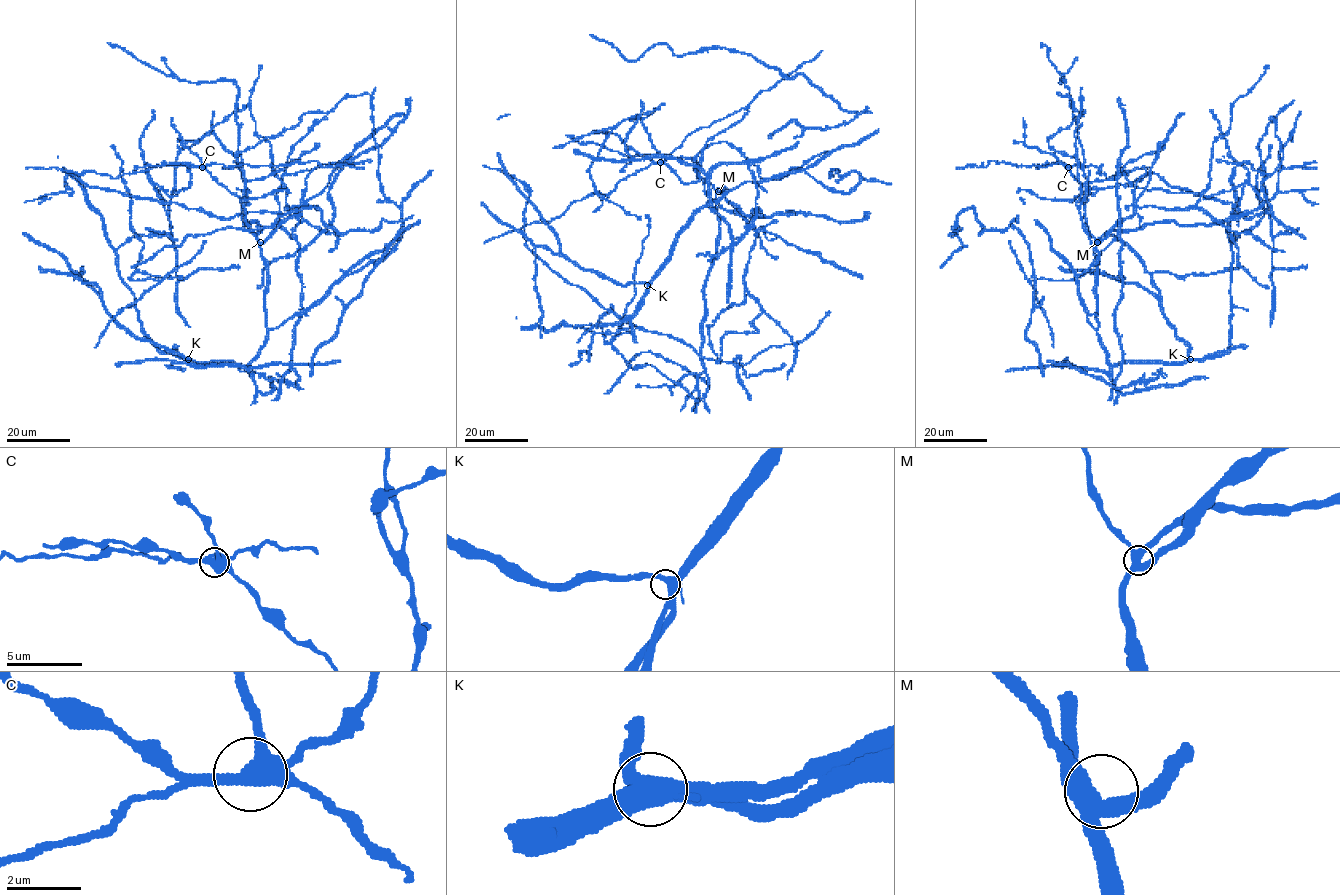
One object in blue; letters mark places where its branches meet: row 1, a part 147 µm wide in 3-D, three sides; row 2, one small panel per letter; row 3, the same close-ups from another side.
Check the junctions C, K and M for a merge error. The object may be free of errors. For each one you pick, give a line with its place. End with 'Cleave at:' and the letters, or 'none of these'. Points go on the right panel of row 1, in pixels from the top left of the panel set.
C: place (1068, 167)
Cleave at: C

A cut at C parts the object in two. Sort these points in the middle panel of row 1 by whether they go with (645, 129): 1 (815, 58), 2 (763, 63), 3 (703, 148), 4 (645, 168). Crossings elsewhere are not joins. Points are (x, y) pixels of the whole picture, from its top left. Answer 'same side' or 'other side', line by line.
1: other side
2: same side
3: same side
4: other side

